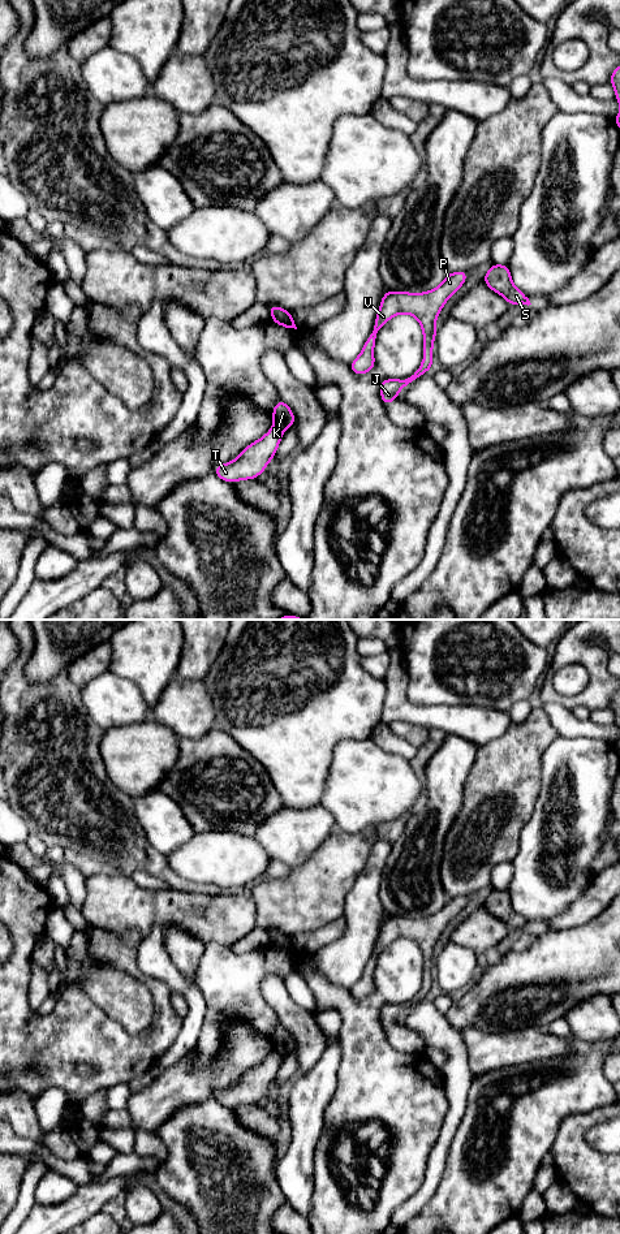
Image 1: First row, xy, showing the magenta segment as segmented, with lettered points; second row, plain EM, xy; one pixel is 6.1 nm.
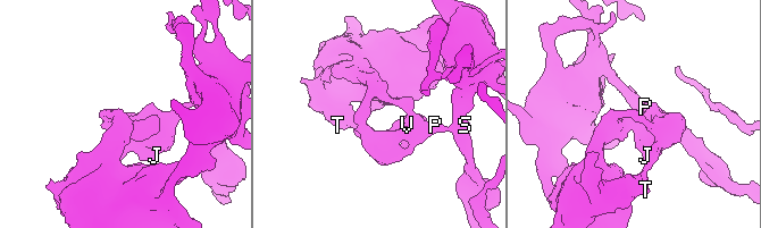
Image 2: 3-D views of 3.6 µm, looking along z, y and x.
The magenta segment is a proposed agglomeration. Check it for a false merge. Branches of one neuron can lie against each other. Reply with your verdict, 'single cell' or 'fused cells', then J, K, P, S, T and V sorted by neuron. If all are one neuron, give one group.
fused cells; groups J K P S V / T

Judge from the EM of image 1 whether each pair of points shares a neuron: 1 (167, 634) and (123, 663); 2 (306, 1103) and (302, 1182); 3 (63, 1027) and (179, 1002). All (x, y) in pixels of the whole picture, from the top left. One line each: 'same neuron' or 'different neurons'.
1: same neuron
2: same neuron
3: different neurons

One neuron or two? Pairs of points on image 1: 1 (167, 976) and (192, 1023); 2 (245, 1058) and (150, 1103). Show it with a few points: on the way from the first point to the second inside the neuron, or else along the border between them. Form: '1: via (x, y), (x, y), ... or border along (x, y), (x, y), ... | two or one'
1: via (180, 984), (194, 999), (194, 1010) | one
2: via (222, 1073), (198, 1086), (179, 1086), (173, 1088) | one

